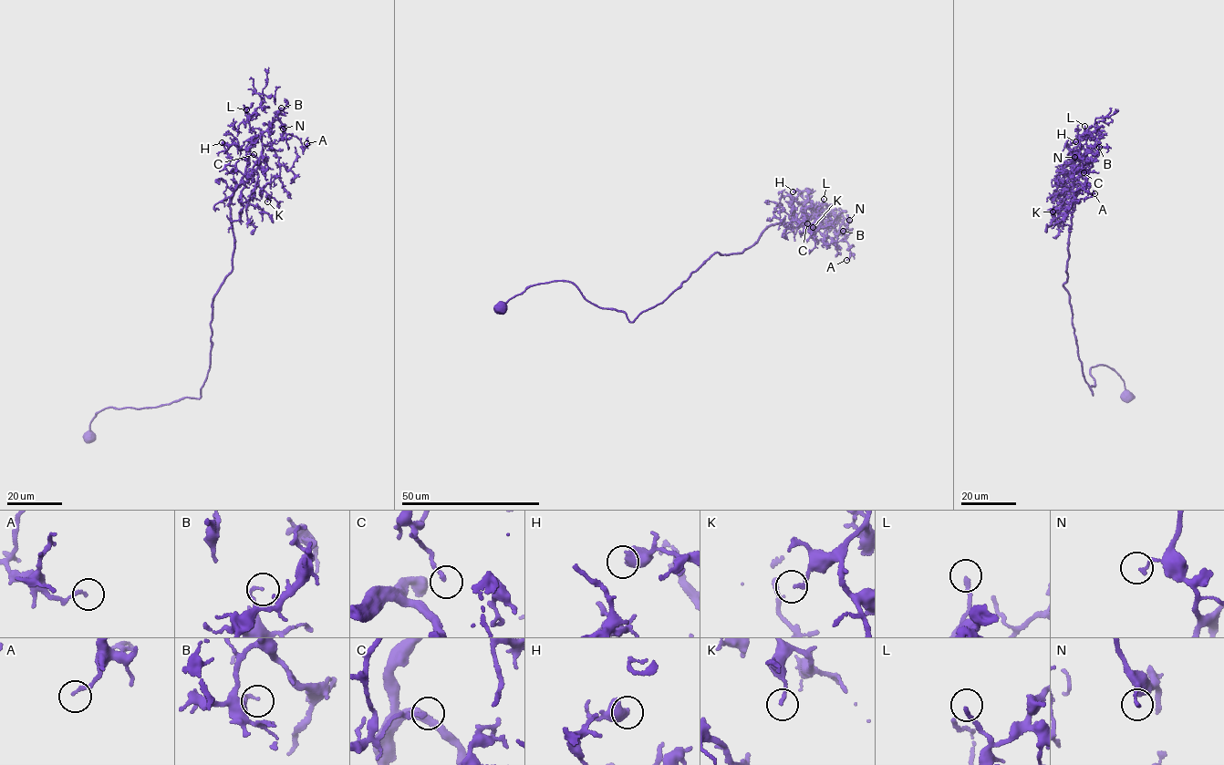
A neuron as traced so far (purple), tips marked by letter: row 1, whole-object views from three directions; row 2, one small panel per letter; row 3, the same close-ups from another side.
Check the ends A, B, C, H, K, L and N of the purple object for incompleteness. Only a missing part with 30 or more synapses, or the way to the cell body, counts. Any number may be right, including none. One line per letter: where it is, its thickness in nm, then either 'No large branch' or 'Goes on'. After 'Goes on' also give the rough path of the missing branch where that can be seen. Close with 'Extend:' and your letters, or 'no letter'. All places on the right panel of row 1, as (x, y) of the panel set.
A: Place: (1094, 193). Thickness 160 nm. No large branch
B: Place: (1099, 147). Thickness 140 nm. No large branch
C: Place: (1083, 172). Thickness 130 nm. No large branch
H: Place: (1075, 141). Thickness 600 nm. No large branch
K: Place: (1052, 211). Thickness 170 nm. No large branch
L: Place: (1084, 126). Thickness 170 nm. Goes on. Course of what is missing: (1084, 126), (1097, 117), (1099, 111), (1097, 114)
N: Place: (1074, 157). Thickness 140 nm. No large branch
Extend: L

